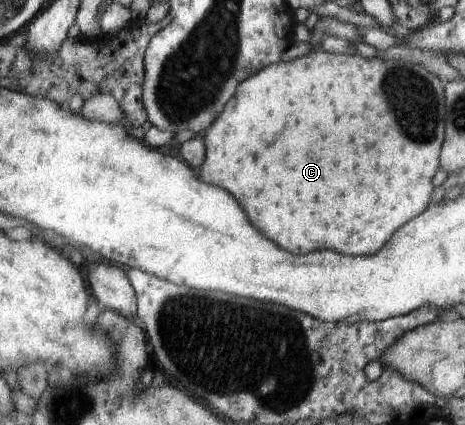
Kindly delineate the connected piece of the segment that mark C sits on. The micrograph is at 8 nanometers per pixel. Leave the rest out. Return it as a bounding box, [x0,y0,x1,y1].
[199,49,446,255]

